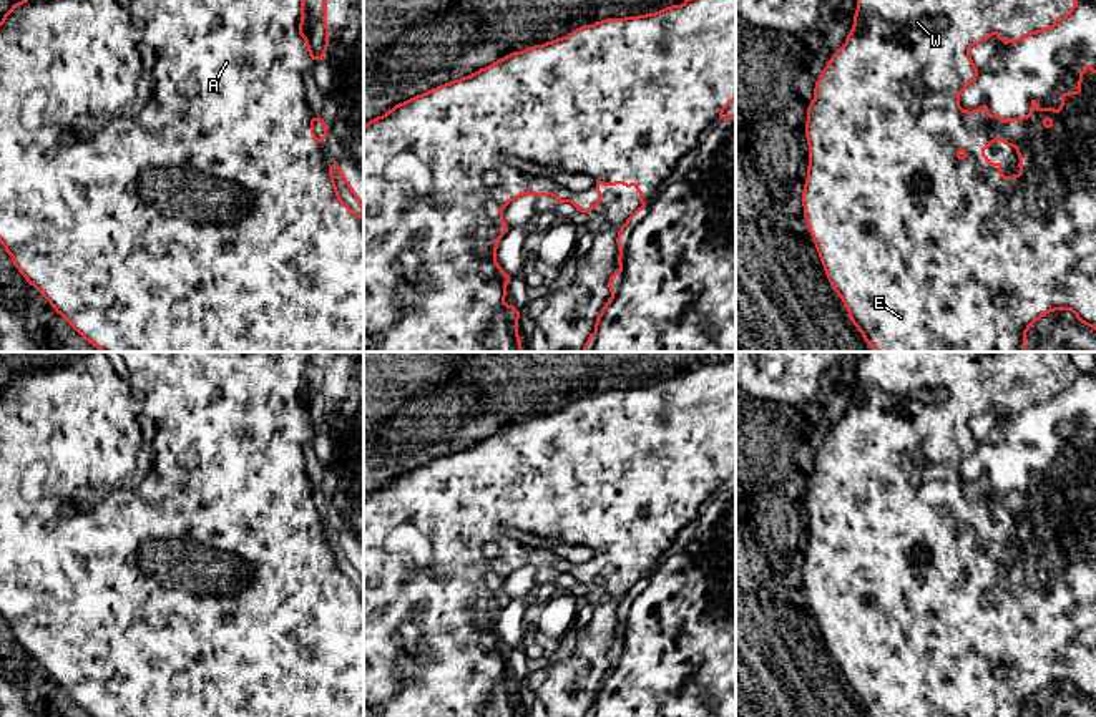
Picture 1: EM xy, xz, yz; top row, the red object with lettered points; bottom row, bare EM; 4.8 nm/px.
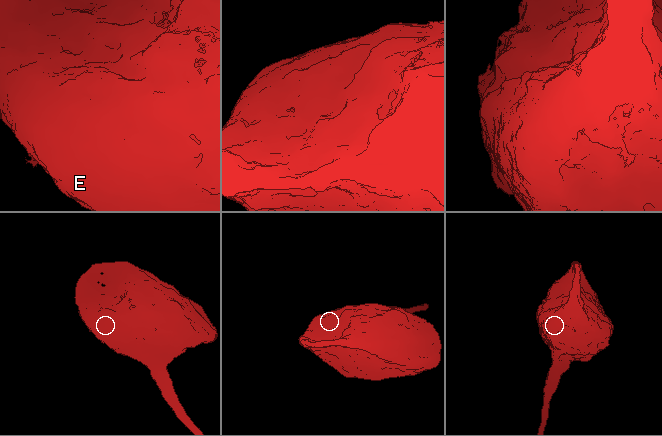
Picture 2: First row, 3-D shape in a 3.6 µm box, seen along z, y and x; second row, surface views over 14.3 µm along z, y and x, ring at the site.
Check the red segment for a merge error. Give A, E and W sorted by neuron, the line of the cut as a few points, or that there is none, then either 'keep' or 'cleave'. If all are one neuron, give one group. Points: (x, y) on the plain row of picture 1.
A E W | no cut | keep

